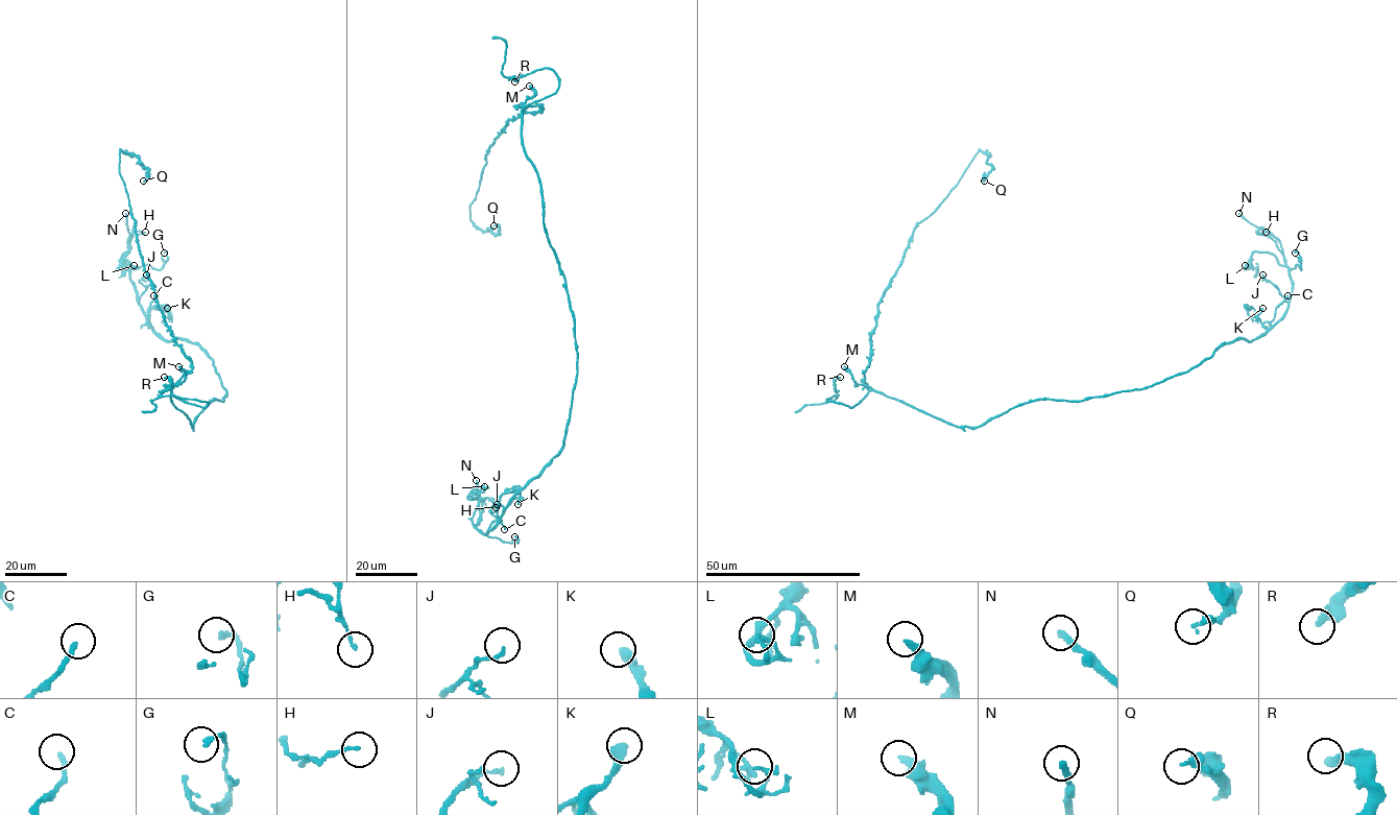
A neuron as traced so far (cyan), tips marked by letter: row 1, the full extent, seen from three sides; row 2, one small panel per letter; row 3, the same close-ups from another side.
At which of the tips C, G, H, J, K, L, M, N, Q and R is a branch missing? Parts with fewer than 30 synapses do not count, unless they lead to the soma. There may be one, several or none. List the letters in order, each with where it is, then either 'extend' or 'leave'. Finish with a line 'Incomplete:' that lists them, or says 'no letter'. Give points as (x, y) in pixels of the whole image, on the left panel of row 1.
C: (153, 295) | leave
G: (164, 253) | leave
H: (145, 232) | leave
J: (146, 274) | leave
K: (167, 308) | leave
L: (134, 265) | leave
M: (178, 366) | extend
N: (125, 213) | extend
Q: (143, 181) | leave
R: (164, 377) | leave
Incomplete: M, N

